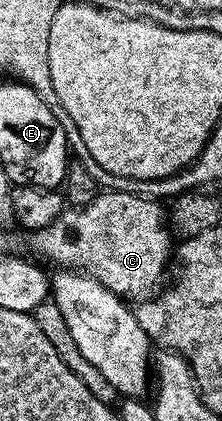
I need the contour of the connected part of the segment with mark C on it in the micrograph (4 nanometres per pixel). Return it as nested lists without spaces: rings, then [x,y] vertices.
[[[107,190],[85,208],[62,211],[51,226],[32,232],[28,238],[35,254],[58,263],[58,268],[91,276],[129,301],[144,300],[162,286],[161,278],[175,247],[166,208],[158,200]]]

